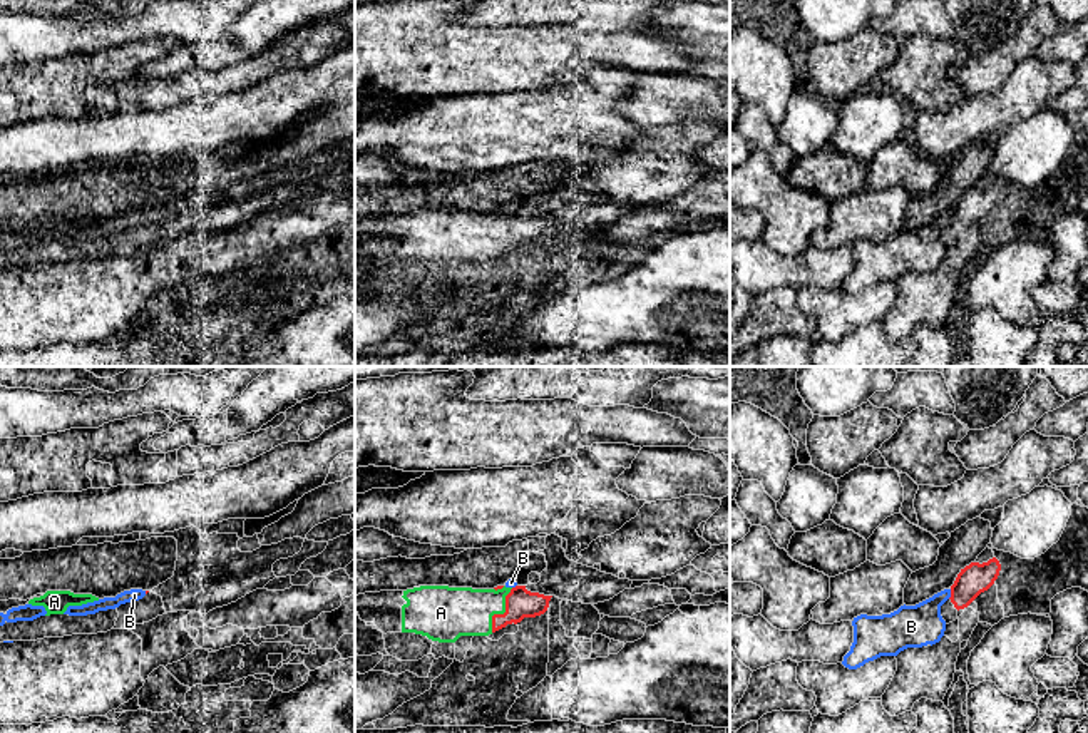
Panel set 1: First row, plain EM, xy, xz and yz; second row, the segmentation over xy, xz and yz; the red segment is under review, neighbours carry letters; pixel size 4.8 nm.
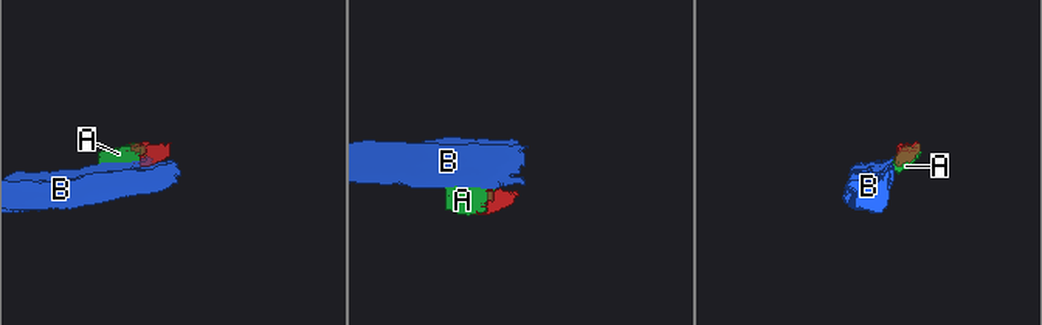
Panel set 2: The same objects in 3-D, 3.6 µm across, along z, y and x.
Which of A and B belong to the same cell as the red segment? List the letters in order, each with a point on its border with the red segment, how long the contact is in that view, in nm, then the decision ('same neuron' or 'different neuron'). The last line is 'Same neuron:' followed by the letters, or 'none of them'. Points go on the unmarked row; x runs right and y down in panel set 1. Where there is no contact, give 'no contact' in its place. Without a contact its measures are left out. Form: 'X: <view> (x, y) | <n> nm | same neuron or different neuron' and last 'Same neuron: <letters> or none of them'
A: xz (504, 238) | 240 nm | same neuron
B: yz (951, 220) | 50 nm | different neuron
Same neuron: A

